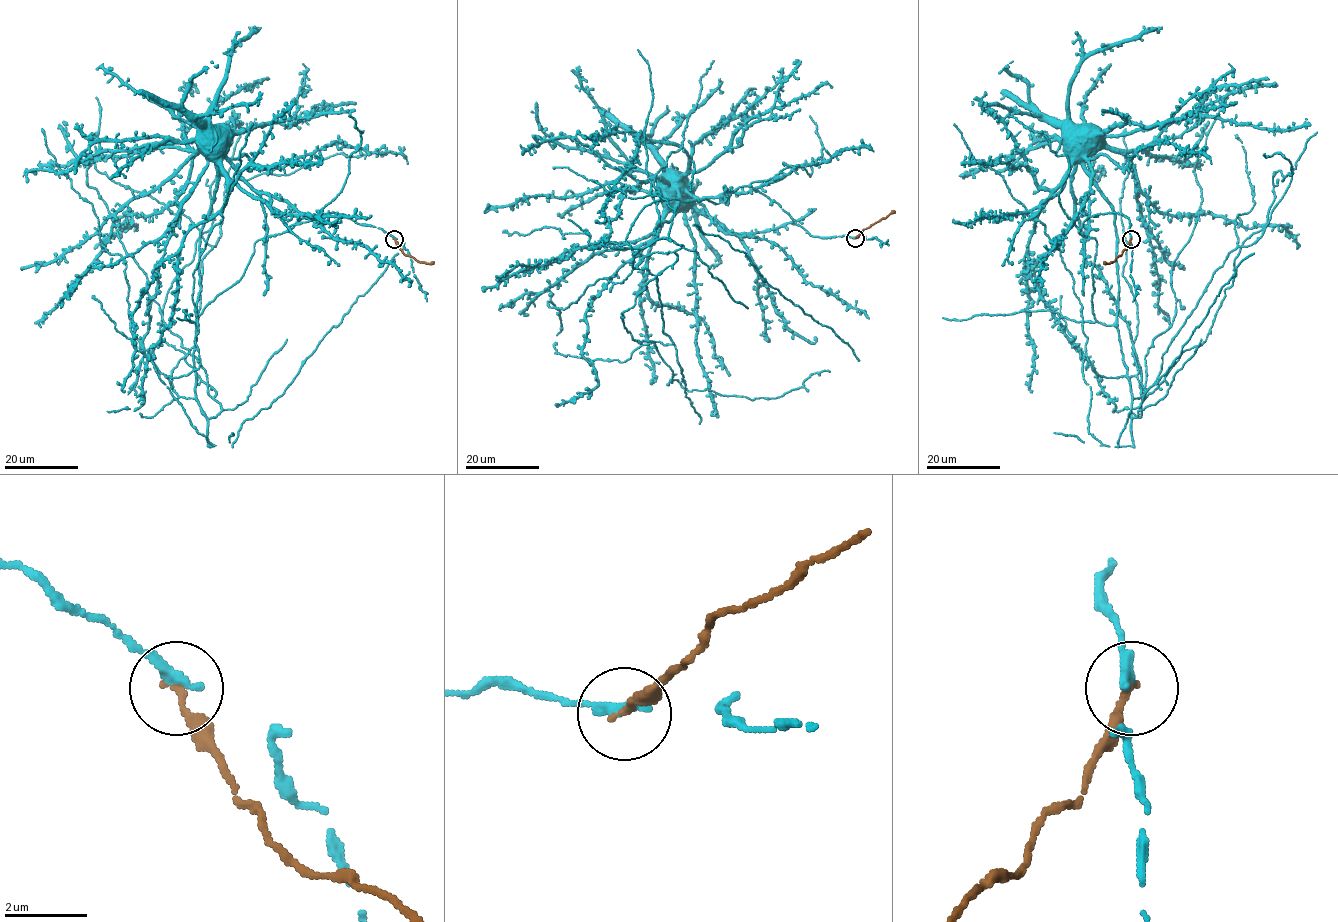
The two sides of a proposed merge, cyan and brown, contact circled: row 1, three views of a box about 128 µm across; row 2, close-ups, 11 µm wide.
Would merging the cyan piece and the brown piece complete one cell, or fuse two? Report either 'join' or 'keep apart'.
keep apart

